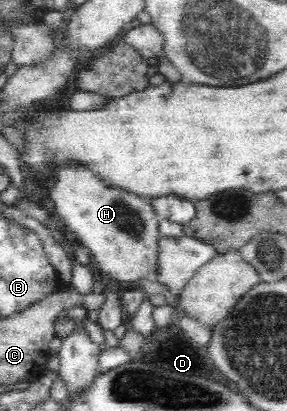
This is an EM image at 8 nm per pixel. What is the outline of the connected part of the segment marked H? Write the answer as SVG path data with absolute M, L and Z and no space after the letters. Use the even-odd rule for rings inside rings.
M80 164L64 166L56 177L50 192L56 213L81 241L81 245L88 247L89 257L94 260L98 273L126 283L157 279L162 234L153 206L134 194L108 188L94 172L82 168Z

